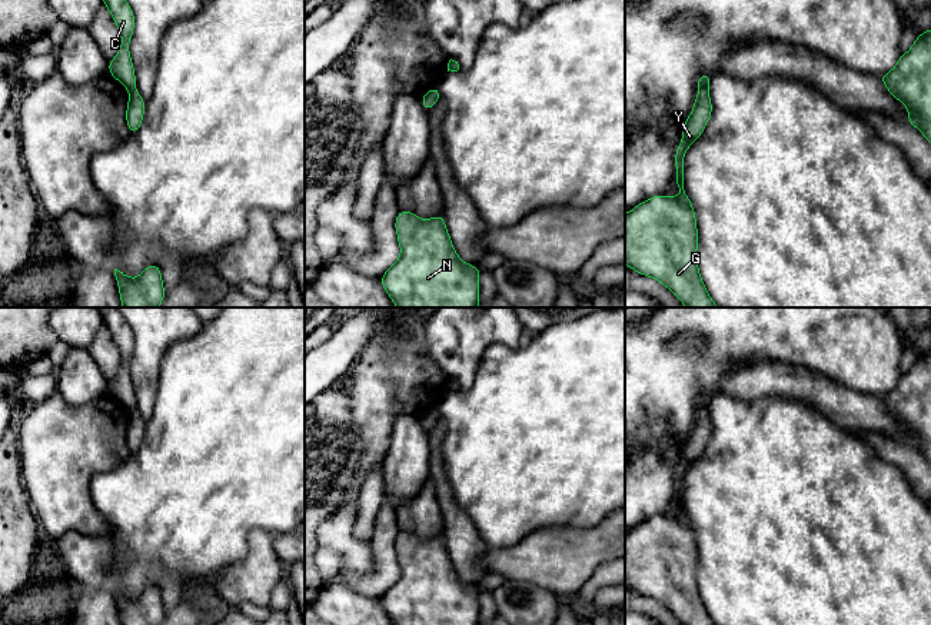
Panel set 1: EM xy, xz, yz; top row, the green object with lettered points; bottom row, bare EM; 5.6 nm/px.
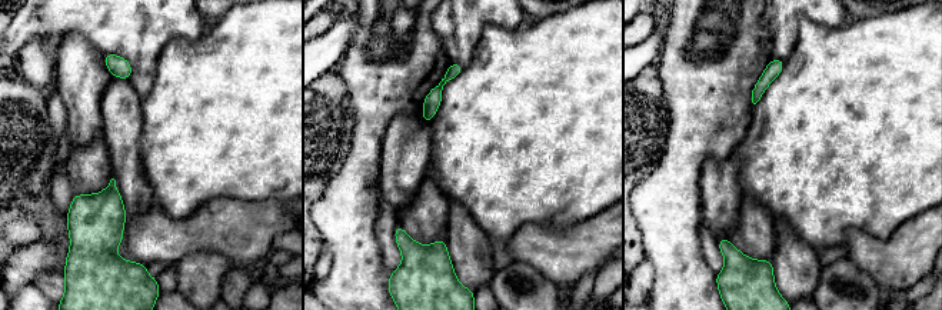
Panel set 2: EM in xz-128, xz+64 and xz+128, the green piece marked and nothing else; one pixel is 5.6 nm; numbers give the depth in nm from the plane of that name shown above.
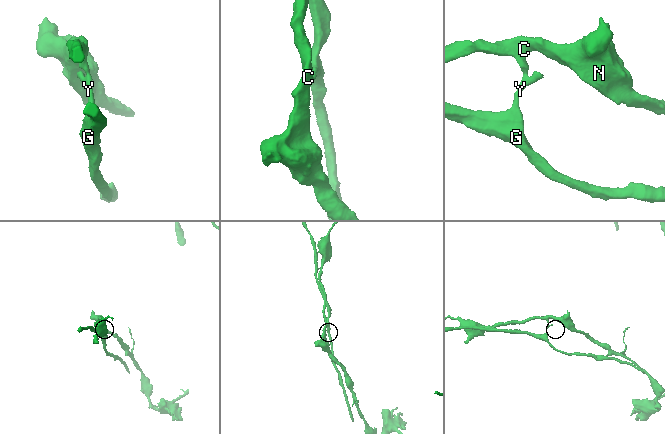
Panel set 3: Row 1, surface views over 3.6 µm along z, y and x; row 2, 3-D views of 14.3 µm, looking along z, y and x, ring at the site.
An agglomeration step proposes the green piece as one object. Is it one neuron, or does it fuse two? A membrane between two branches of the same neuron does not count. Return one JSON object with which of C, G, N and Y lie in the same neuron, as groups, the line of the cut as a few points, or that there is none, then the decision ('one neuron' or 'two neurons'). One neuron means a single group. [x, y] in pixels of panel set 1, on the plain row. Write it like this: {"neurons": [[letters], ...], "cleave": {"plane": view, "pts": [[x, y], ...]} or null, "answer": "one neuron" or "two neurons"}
{"neurons": [["C", "N"], ["G", "Y"]], "cleave": {"plane": "yz", "pts": [[700, 409], [707, 411]]}, "answer": "two neurons"}

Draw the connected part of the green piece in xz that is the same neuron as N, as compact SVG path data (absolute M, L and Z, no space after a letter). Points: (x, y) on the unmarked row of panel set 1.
M399 531L400 578L380 602L395 625L479 625L481 589L458 576L443 535L428 541Z

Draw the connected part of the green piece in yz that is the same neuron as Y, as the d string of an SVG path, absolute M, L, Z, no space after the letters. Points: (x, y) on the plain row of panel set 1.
M699 410L689 438L684 443L682 462L675 469L676 518L656 515L625 533L625 585L668 608L684 625L716 625L709 616L696 584L698 549L694 526L684 511L684 478L702 455L712 435L709 410Z

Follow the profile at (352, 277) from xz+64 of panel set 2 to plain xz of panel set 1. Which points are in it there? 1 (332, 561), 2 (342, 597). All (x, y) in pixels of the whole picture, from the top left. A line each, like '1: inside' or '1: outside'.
1: outside
2: inside

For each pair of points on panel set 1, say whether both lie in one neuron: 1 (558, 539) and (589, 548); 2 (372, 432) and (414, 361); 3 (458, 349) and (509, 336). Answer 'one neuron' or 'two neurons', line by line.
1: one neuron
2: one neuron
3: one neuron

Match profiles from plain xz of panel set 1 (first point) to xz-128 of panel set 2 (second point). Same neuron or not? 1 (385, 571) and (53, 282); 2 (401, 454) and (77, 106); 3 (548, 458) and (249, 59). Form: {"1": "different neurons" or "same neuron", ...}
{"1": "different neurons", "2": "same neuron", "3": "same neuron"}

